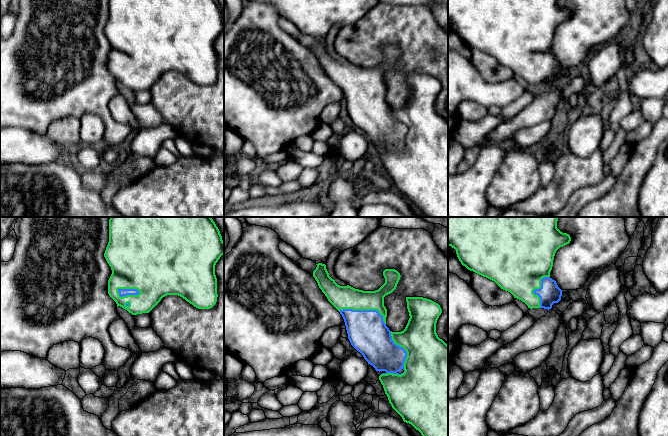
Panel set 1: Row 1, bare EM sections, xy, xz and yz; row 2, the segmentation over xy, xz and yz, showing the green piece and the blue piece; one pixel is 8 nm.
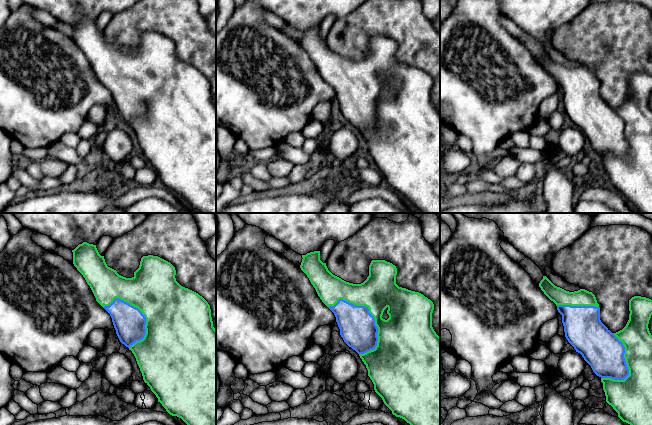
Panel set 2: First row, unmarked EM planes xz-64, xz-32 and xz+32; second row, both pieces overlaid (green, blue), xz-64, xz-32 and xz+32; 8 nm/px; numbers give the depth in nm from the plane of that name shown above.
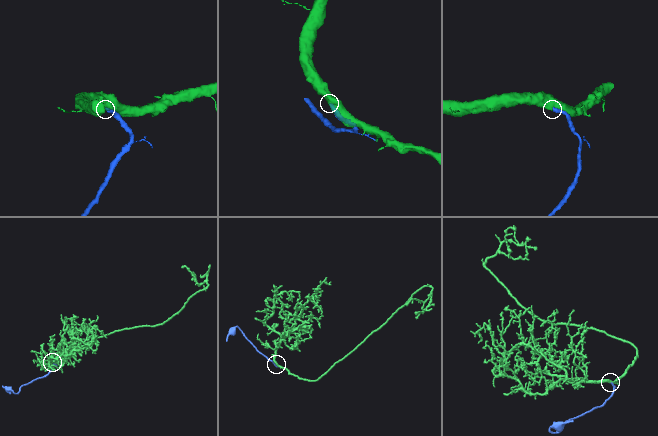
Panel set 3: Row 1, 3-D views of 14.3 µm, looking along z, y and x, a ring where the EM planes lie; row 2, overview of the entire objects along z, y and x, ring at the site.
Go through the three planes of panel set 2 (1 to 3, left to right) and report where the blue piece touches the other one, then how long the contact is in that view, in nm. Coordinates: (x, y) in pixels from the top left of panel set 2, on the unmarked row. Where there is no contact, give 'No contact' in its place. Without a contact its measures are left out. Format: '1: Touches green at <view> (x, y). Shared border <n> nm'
1: Touches green at xz-64 (135, 82). Shared border 420 nm
2: Touches green at xz-32 (368, 84). Shared border 500 nm
3: Touches green at xz+32 (624, 133). Shared border 400 nm

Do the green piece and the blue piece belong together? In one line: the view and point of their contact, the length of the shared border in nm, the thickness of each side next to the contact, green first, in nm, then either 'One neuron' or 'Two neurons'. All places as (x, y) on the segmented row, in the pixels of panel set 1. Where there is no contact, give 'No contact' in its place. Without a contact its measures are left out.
Touches green at xz (406, 351). Shared border 360 nm. Thickness 440 nm (green) against 280 nm. One neuron

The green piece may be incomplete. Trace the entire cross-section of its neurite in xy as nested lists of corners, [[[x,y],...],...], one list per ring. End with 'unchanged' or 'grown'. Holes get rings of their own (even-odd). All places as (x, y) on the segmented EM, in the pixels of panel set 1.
[[[110,217],[109,242],[104,253],[112,270],[108,280],[108,294],[116,302],[117,307],[122,307],[132,315],[149,313],[167,295],[178,295],[198,309],[210,309],[216,304],[218,297],[215,265],[223,254],[224,241],[211,217]]] | grown

